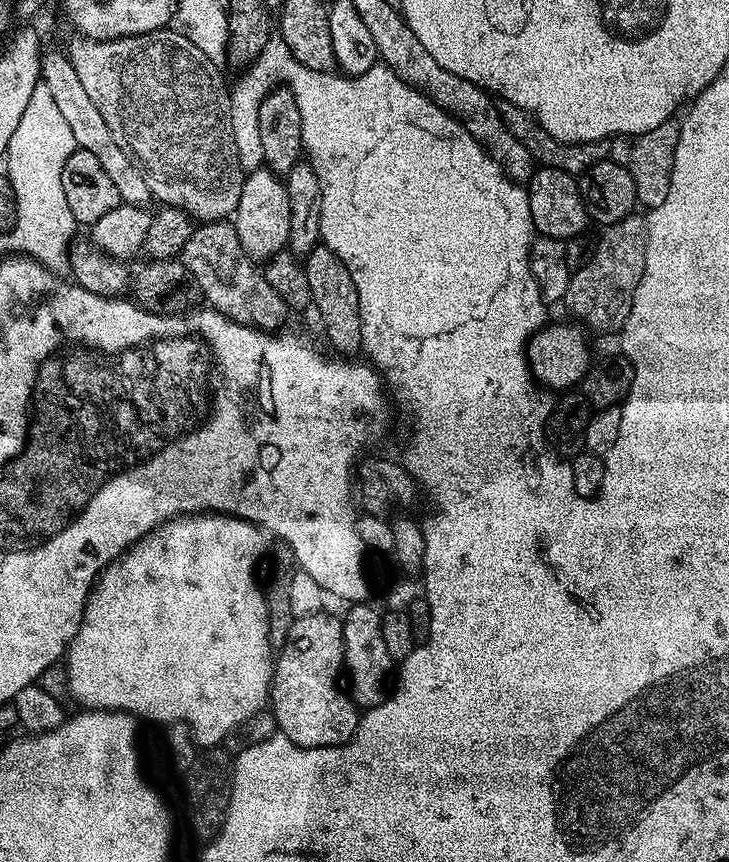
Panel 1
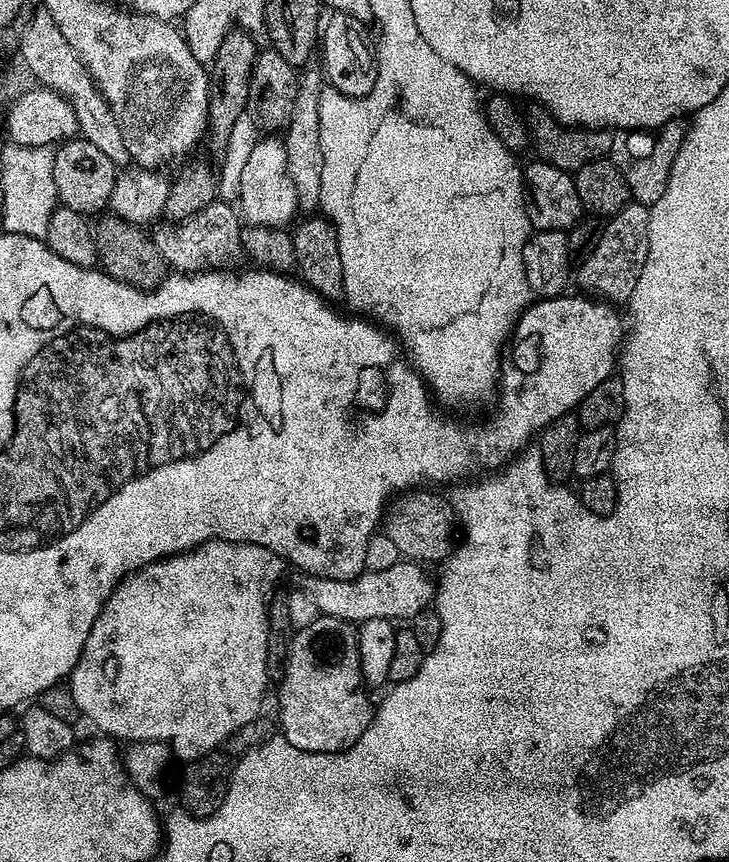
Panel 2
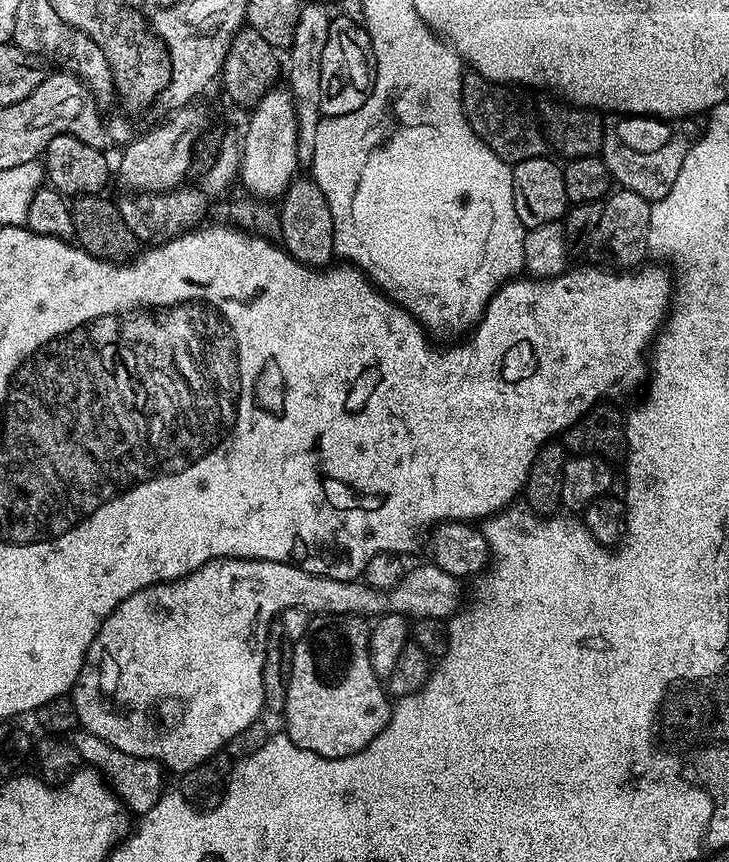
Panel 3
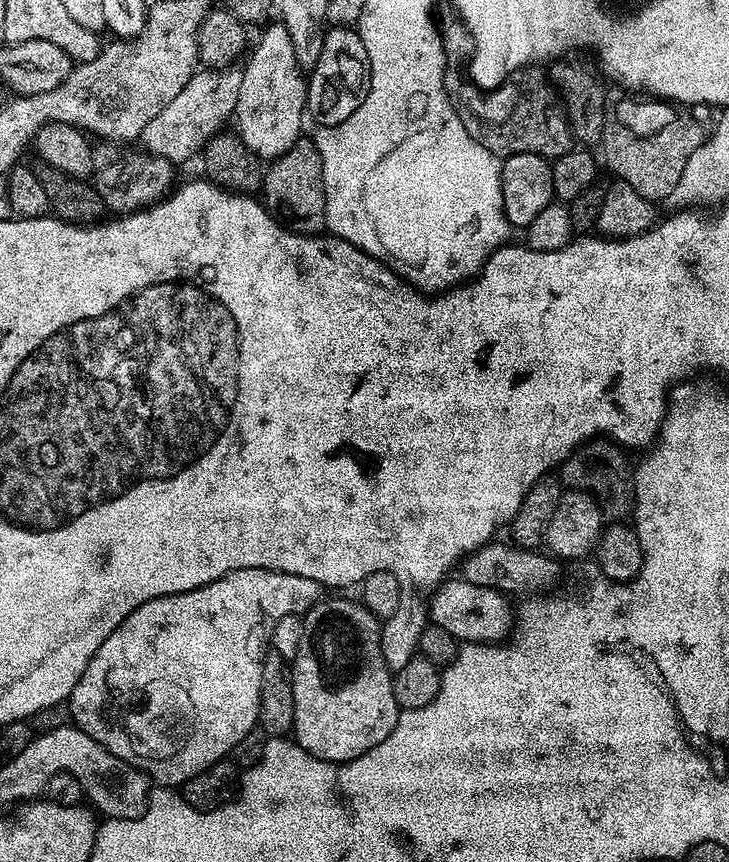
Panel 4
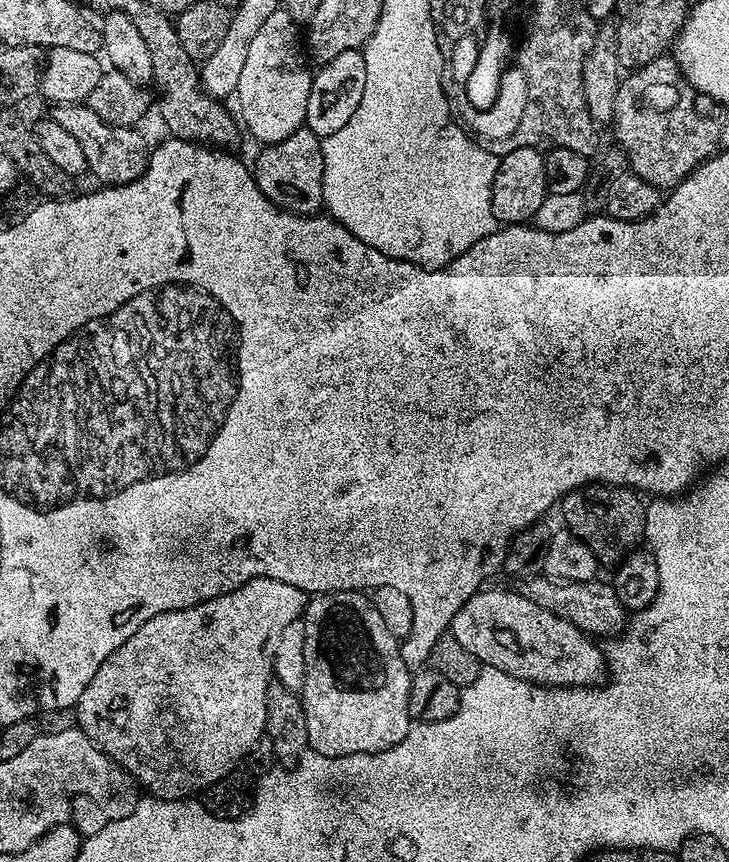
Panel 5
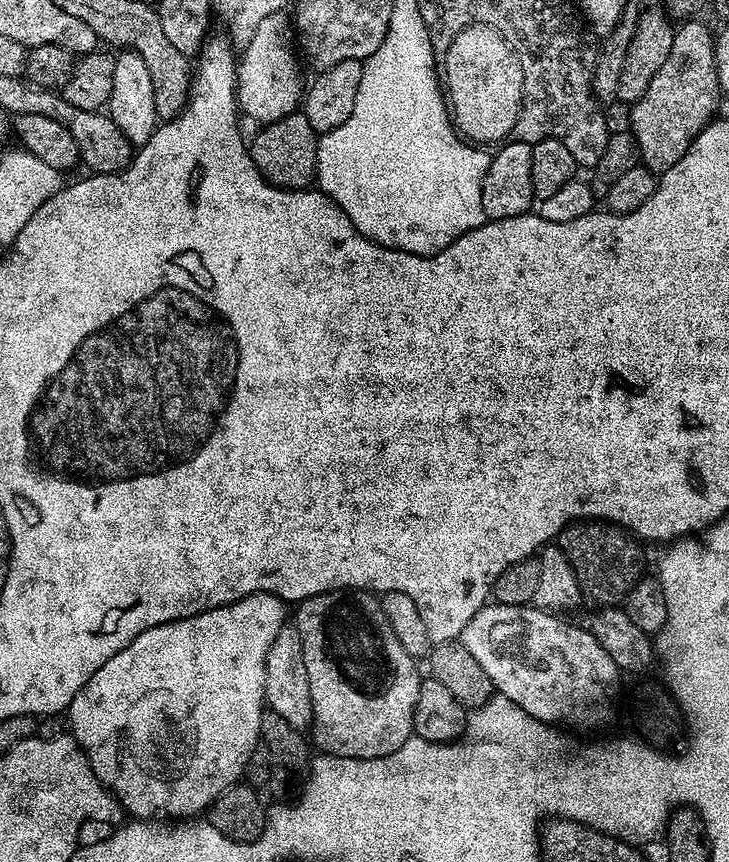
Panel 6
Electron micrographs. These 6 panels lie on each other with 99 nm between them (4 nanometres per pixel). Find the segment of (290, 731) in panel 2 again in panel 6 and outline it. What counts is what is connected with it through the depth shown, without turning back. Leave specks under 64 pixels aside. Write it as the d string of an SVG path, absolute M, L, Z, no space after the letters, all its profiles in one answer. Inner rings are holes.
M341 590L338 592L323 592L317 596L311 596L309 600L299 601L296 612L296 620L294 620L294 627L298 630L298 634L302 638L302 654L306 658L306 678L310 678L310 698L312 699L312 723L310 725L310 740L313 745L315 743L320 747L321 753L329 756L341 756L342 758L358 758L359 760L369 760L370 758L382 758L386 754L394 754L394 750L401 748L409 738L413 736L412 723L414 722L414 706L418 702L418 690L420 689L420 681L422 673L416 669L417 661L410 655L406 654L406 650L402 650L402 642L398 642L398 638L394 638L394 630L390 630L390 622L386 620L386 614L380 609L379 599L373 593L367 590Z

